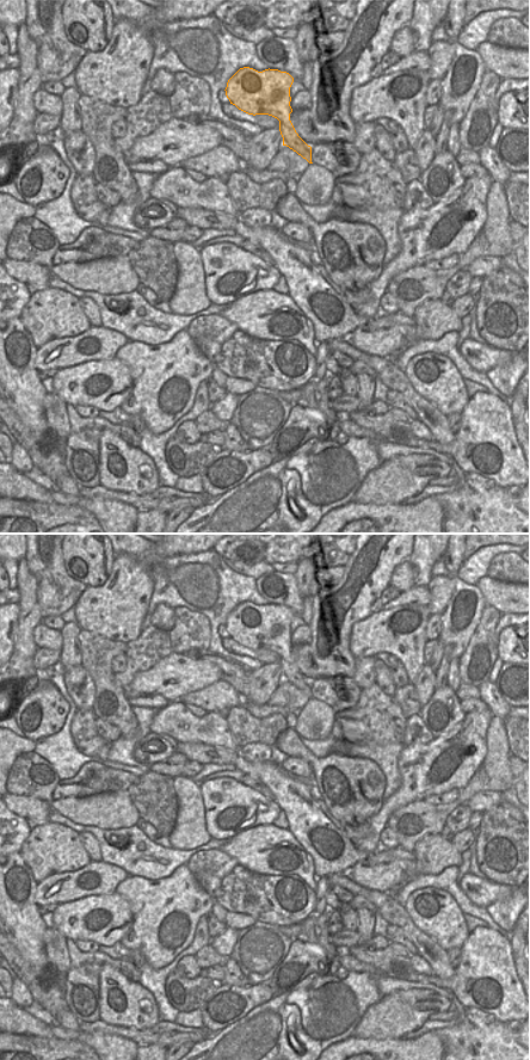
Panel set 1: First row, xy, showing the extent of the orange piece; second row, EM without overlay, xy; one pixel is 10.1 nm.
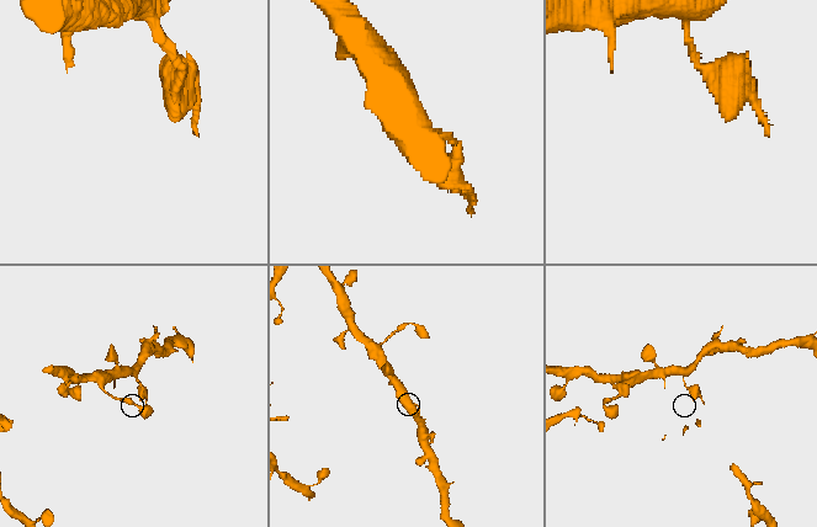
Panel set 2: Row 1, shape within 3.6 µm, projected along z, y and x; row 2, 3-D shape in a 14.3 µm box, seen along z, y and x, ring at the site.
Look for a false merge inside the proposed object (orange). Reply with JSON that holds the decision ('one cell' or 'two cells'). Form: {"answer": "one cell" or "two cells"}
{"answer": "one cell"}

